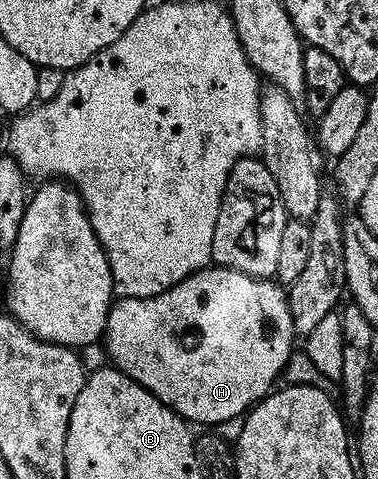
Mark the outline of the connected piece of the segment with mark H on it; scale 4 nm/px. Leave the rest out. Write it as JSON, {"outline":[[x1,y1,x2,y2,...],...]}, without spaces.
{"outline":[[208,267,169,291,149,299,125,297,116,300,107,320,105,348,114,368,133,379,145,391,157,395,192,426,218,427,243,417,266,400,280,384,279,376,291,361,297,334,293,327,291,302,284,286,274,280,259,281,232,269]]}

